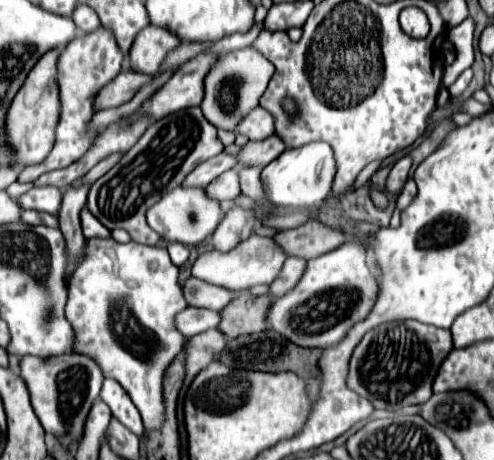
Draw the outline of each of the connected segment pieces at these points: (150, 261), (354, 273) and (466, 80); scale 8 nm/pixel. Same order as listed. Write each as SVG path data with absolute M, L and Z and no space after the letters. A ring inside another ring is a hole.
M111 237L109 239L89 239L87 241L87 259L77 267L77 271L71 275L69 279L69 301L67 301L67 319L71 319L71 325L75 327L75 337L79 339L79 343L75 343L75 353L83 353L83 355L91 355L91 359L95 359L99 363L99 367L103 367L103 375L115 379L131 397L131 401L135 403L135 407L139 409L141 417L143 417L143 425L147 431L159 431L165 425L165 399L163 399L163 379L165 379L165 371L167 367L173 363L173 359L185 349L185 335L177 329L175 325L175 317L179 311L183 311L189 303L183 297L183 289L179 285L179 269L171 263L167 249L165 247L151 247L151 245L139 245L135 241L131 243L117 243Z
M349 241L307 263L299 285L271 305L267 315L269 329L301 347L329 349L341 343L351 327L367 319L375 307L377 295L379 281L377 273L367 263L367 247L359 241Z
M465 69L465 71L457 77L457 81L449 87L449 95L461 95L461 93L469 87L471 79L473 79L473 69Z

